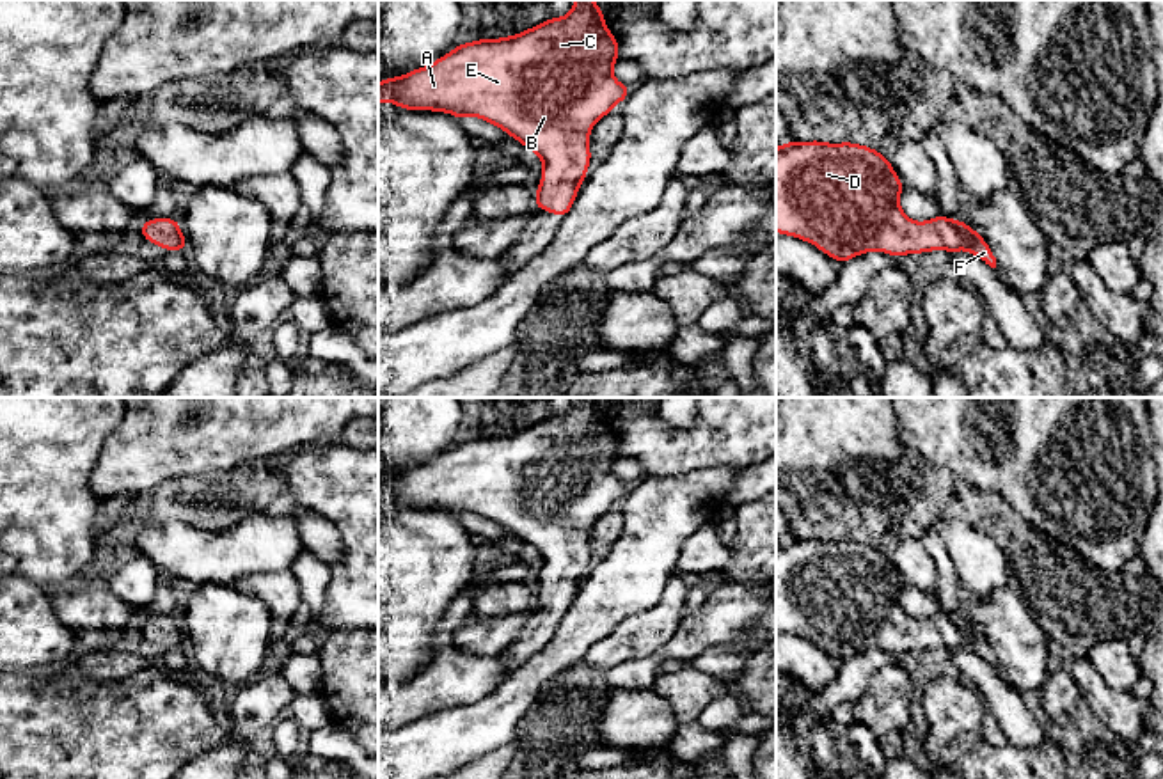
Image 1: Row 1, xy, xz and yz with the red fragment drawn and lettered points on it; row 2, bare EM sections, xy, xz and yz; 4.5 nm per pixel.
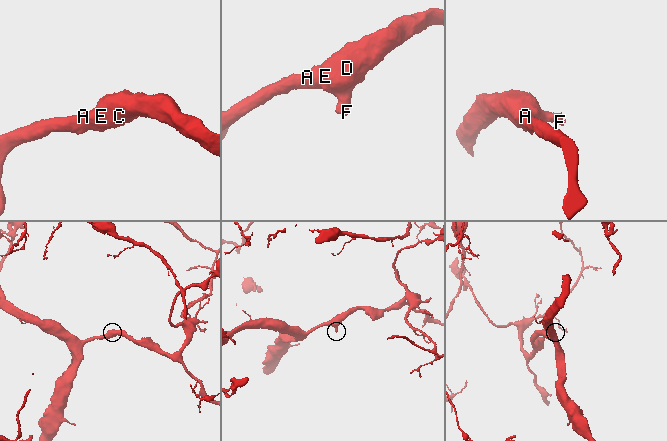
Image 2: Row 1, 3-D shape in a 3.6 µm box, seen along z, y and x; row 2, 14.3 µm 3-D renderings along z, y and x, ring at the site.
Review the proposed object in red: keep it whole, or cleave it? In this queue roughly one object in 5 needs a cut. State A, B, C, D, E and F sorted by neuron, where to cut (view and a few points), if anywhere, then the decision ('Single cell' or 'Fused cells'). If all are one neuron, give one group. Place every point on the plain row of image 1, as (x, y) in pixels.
Groups: A B C D E F. No split. Single cell

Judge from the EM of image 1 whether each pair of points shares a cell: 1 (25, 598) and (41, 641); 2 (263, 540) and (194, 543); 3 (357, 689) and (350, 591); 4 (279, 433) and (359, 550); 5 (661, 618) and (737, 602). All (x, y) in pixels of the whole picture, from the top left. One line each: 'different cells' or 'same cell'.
1: same cell
2: same cell
3: different cells
4: different cells
5: different cells

